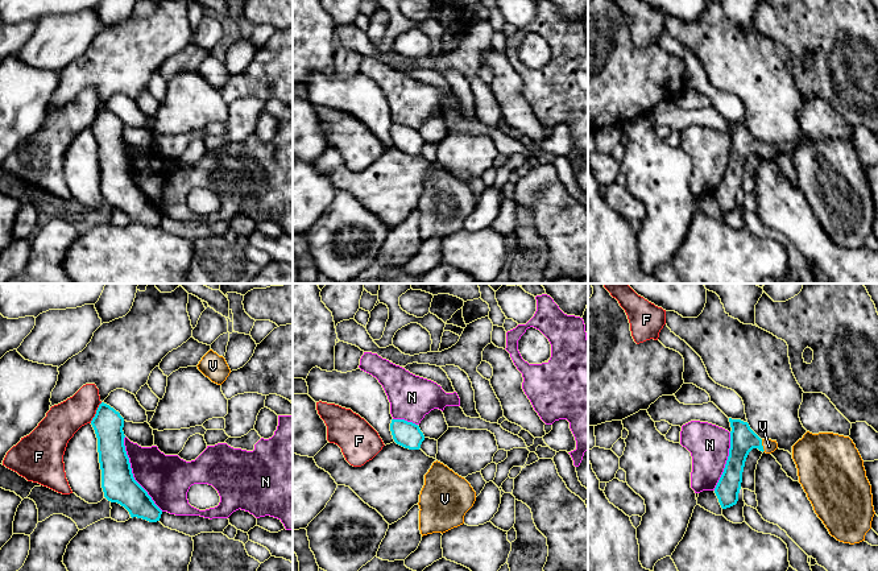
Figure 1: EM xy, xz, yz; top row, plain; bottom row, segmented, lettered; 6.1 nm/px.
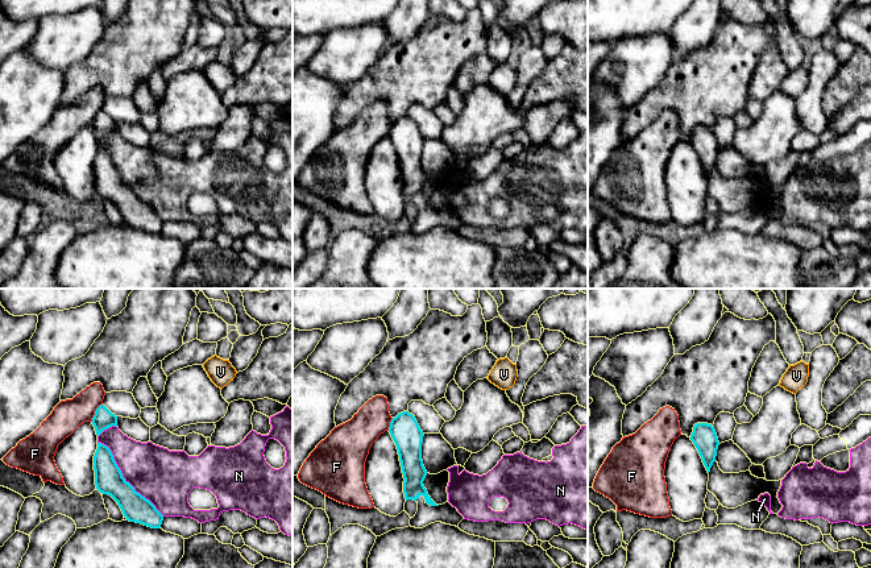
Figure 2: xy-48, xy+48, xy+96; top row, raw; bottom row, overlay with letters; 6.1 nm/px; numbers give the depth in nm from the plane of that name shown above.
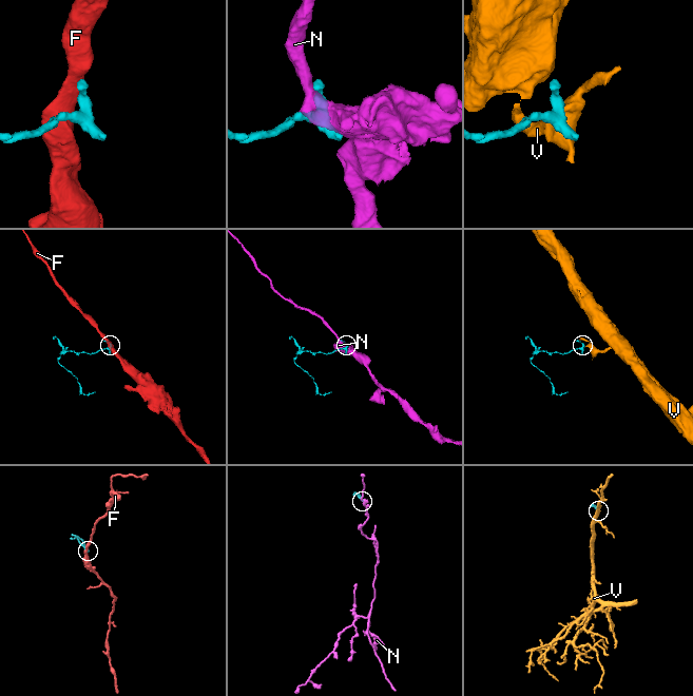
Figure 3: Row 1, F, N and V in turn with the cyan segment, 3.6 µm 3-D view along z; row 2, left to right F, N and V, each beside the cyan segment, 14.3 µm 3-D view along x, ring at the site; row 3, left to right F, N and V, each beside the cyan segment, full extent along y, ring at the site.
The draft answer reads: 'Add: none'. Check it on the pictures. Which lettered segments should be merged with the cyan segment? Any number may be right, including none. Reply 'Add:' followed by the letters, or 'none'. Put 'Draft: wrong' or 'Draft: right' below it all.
Add: V
Draft: wrong

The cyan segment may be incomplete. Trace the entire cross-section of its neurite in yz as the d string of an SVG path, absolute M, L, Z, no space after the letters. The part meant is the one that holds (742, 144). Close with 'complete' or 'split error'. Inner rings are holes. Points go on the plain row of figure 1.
M741 124L730 127L730 153L724 177L715 193L715 198L722 214L737 208L738 198L742 187L742 177L746 162L753 153L771 158L778 153L776 145L761 144L749 131Z | split error

